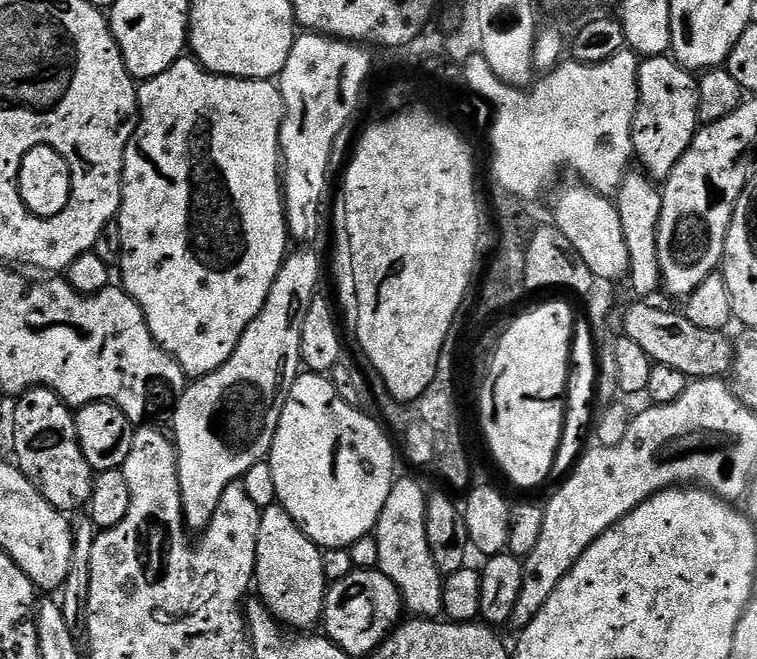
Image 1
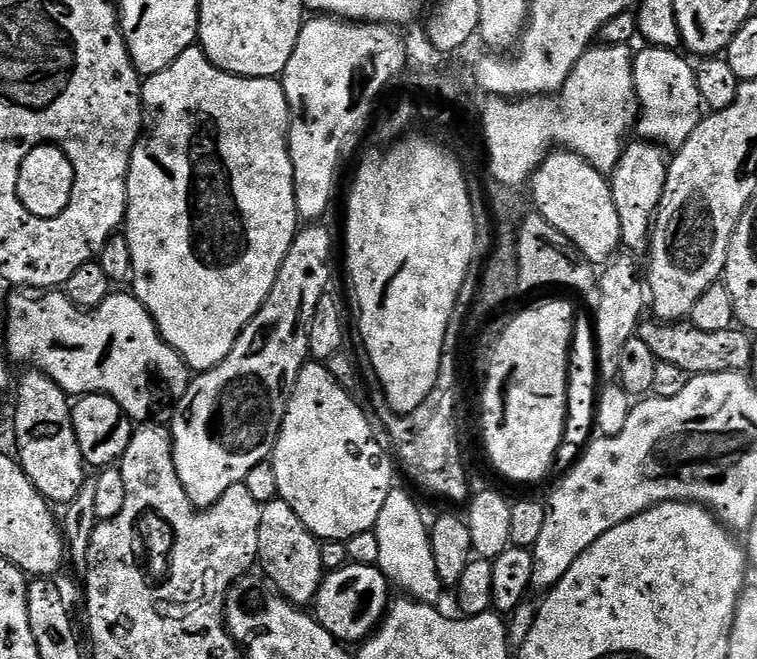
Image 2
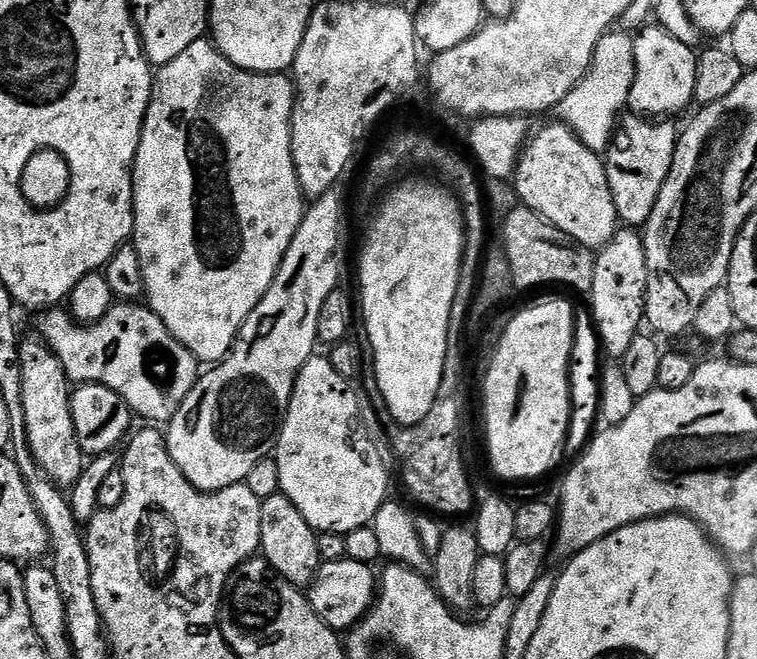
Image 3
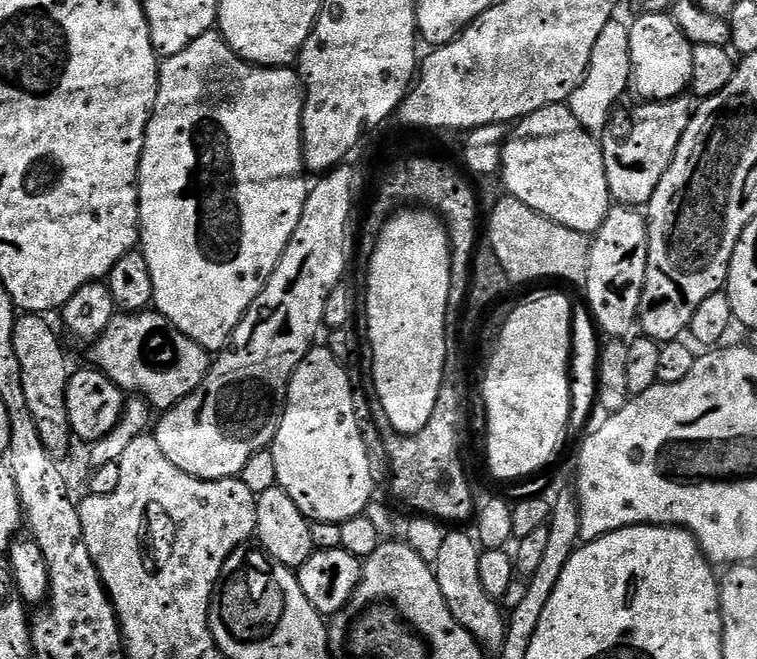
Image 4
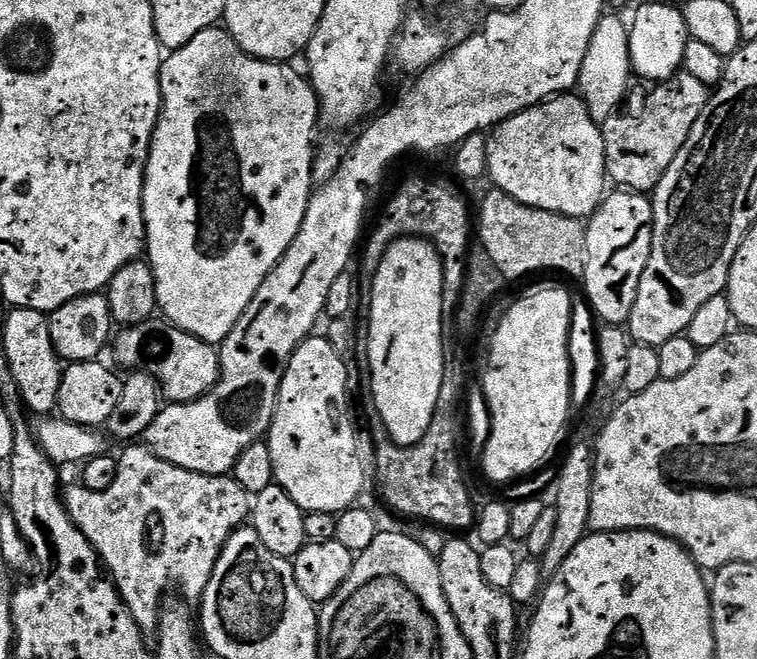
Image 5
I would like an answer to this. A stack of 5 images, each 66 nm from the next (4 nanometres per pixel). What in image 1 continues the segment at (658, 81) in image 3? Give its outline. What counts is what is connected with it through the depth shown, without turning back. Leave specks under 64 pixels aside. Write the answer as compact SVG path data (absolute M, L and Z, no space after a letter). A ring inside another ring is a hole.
M667 55L650 56L641 63L638 74L638 106L632 123L632 151L645 176L656 182L667 180L676 163L686 154L690 142L701 127L698 114L697 77Z

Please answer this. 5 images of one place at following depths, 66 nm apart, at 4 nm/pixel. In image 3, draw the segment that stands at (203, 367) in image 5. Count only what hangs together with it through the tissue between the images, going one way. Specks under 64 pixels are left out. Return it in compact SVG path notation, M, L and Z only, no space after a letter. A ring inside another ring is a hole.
M113 303L103 318L89 325L77 324L64 310L48 310L41 316L44 317L40 320L39 339L62 364L69 381L76 386L87 381L114 390L144 422L167 425L178 406L182 406L186 394L200 381L201 361L143 303Z

